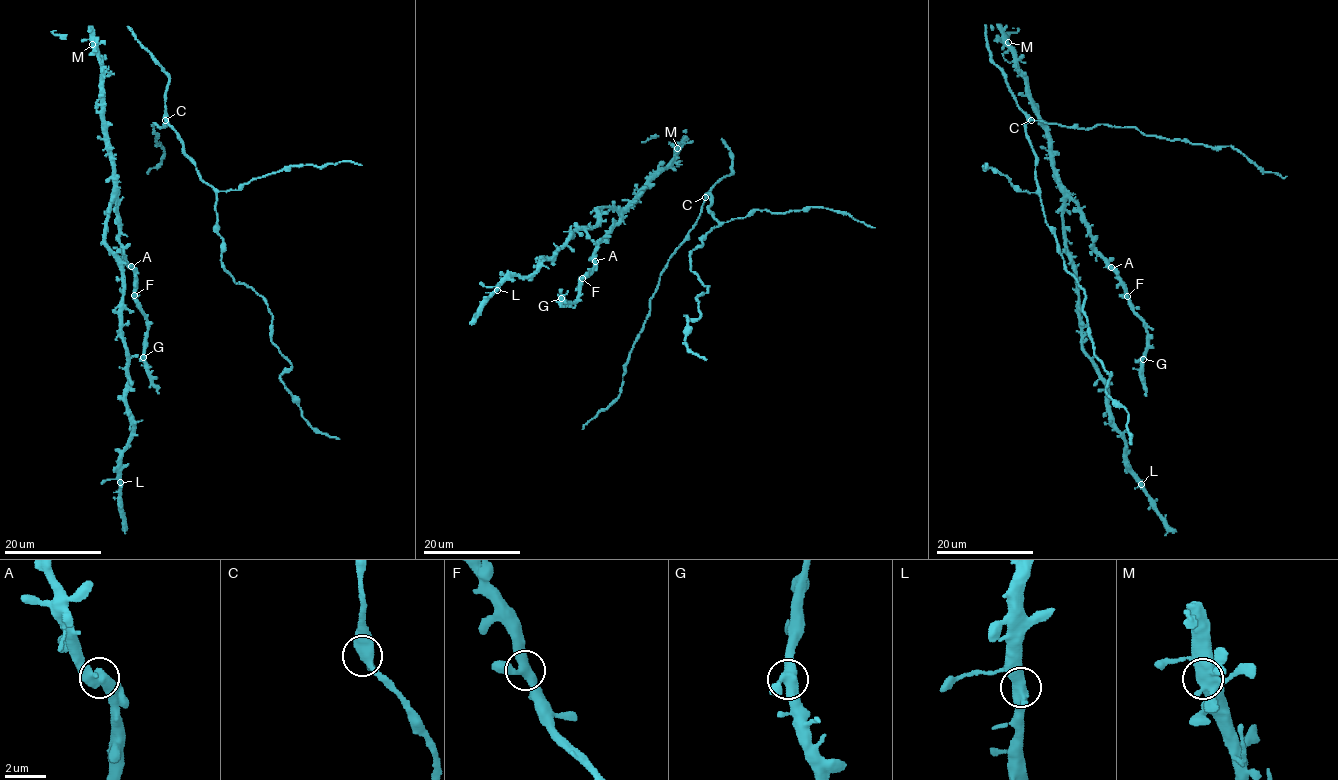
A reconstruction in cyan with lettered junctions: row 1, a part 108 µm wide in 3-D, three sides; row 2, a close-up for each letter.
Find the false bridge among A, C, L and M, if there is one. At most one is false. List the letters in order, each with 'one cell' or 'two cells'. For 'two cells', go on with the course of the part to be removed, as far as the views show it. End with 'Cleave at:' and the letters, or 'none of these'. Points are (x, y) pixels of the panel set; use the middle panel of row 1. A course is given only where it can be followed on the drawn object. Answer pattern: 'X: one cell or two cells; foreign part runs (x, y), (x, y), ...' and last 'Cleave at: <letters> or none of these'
A: one cell
C: one cell
L: one cell
M: one cell
Cleave at: none of these

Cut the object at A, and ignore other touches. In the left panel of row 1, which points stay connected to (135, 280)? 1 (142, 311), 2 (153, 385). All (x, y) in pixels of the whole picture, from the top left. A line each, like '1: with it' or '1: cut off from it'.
1: with it
2: with it

